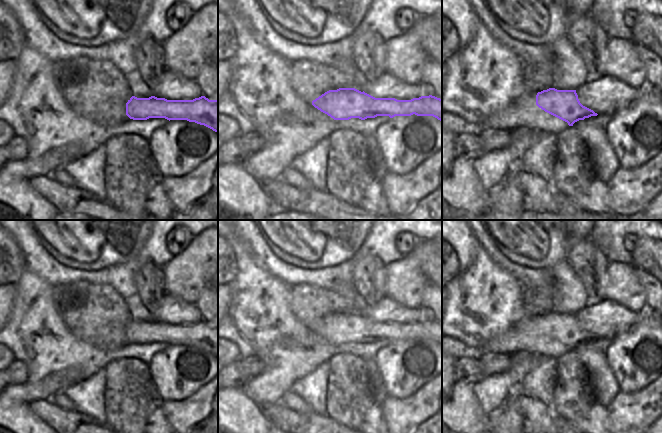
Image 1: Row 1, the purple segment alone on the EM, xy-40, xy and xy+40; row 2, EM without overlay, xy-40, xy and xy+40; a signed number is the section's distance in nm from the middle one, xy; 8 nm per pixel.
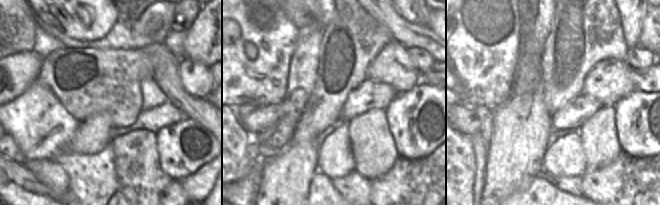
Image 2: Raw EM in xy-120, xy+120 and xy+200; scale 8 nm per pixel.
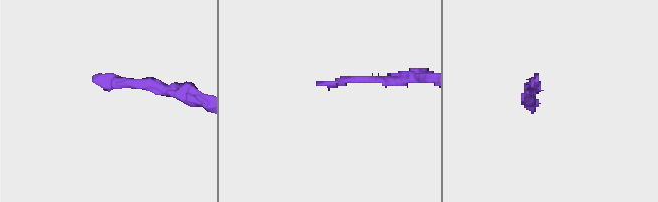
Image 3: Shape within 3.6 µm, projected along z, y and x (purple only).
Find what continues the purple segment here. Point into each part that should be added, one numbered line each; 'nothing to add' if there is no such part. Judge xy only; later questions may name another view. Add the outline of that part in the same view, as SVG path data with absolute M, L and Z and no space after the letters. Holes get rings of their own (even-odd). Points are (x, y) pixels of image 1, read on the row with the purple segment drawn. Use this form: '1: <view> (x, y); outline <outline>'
1: xy (313, 115); outline M308 104L308 107L309 107L309 110L304 117L304 121L307 124L313 124L315 122L335 122L336 121L330 116L328 116L327 114L315 108L312 104Z

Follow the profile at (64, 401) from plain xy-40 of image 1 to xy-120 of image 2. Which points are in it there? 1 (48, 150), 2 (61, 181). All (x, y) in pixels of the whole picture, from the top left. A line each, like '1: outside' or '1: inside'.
1: outside
2: inside

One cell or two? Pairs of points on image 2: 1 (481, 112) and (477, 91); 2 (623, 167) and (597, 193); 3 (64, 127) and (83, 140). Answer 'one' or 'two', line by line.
1: two
2: one
3: two

